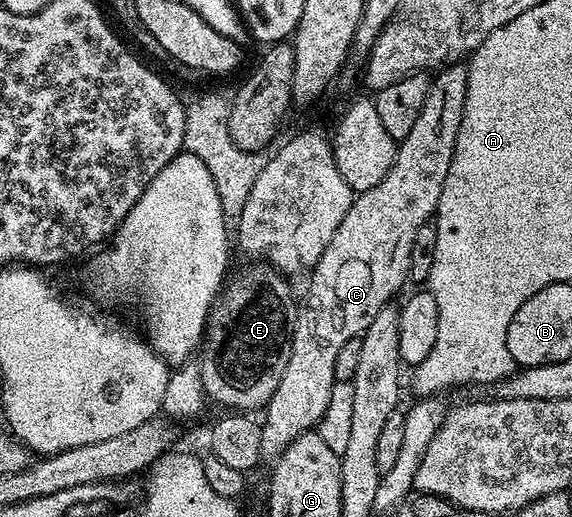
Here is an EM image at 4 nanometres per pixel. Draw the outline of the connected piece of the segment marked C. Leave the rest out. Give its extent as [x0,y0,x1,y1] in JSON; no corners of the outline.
[261,63,467,457]

